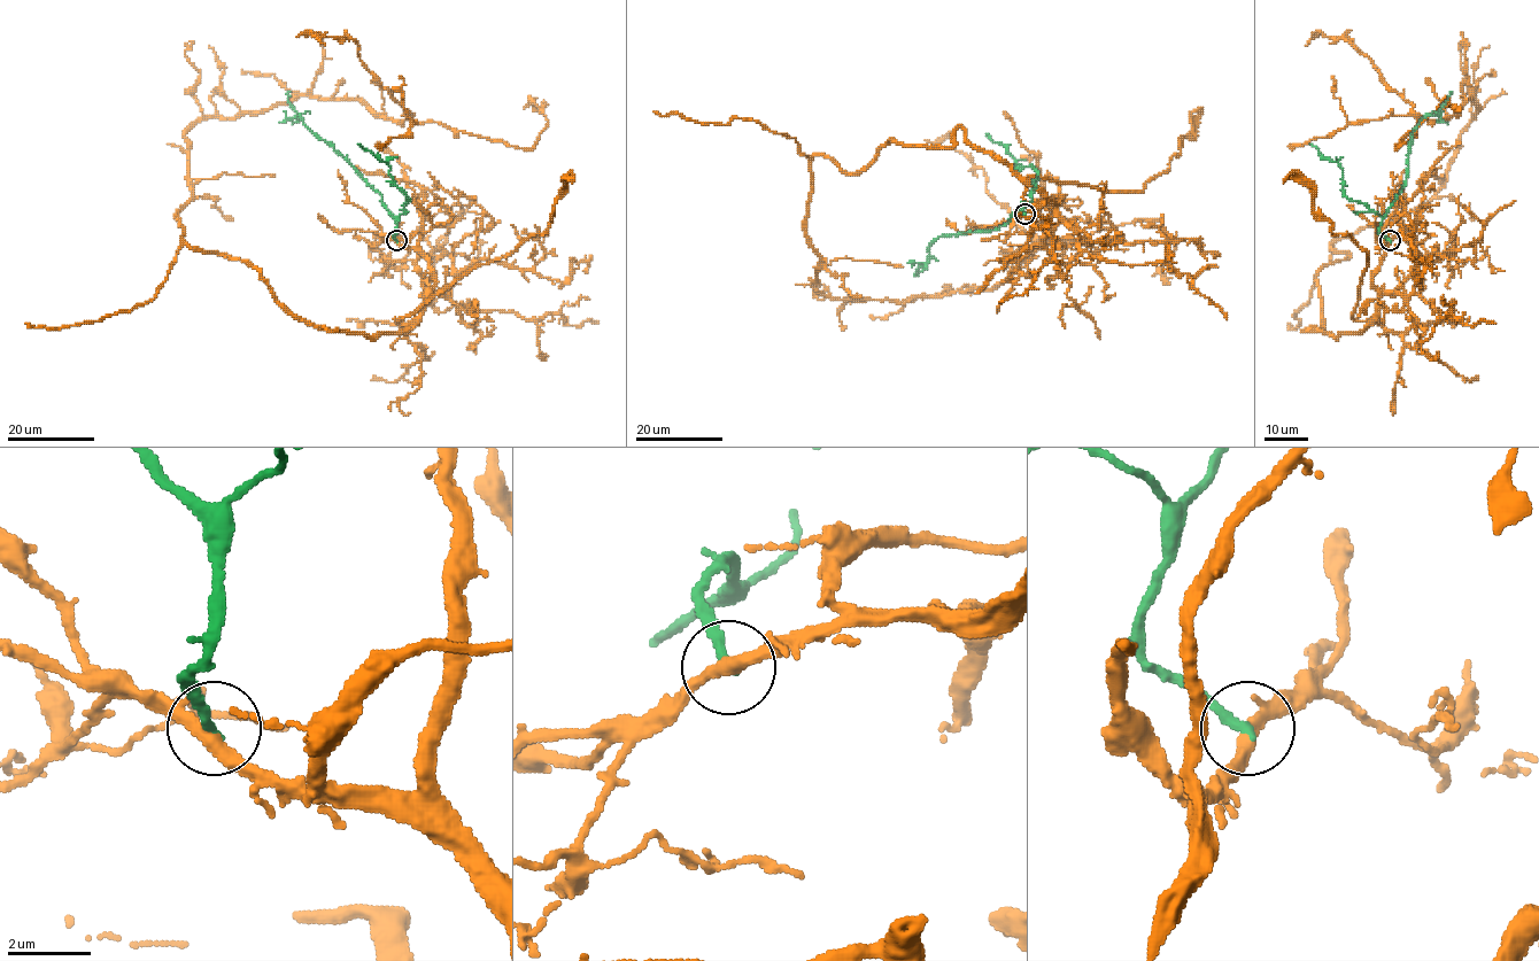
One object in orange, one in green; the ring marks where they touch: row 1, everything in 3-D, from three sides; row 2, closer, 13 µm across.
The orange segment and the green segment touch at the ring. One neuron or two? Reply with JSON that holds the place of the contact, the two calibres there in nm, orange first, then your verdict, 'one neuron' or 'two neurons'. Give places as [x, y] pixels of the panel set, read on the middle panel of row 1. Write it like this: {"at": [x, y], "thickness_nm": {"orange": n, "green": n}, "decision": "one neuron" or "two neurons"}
{"at": [1025, 214], "thickness_nm": {"orange": 320, "green": 240}, "decision": "two neurons"}

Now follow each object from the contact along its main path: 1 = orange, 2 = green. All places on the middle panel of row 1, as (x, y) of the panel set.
1: (1025, 214), (1061, 195), (961, 128), (855, 173), (817, 154), (813, 285), (991, 289), (1137, 219), (1170, 283)
2: (1025, 214), (1023, 203), (1010, 221), (995, 229), (940, 235), (929, 247), (928, 258), (917, 270), (919, 274)

